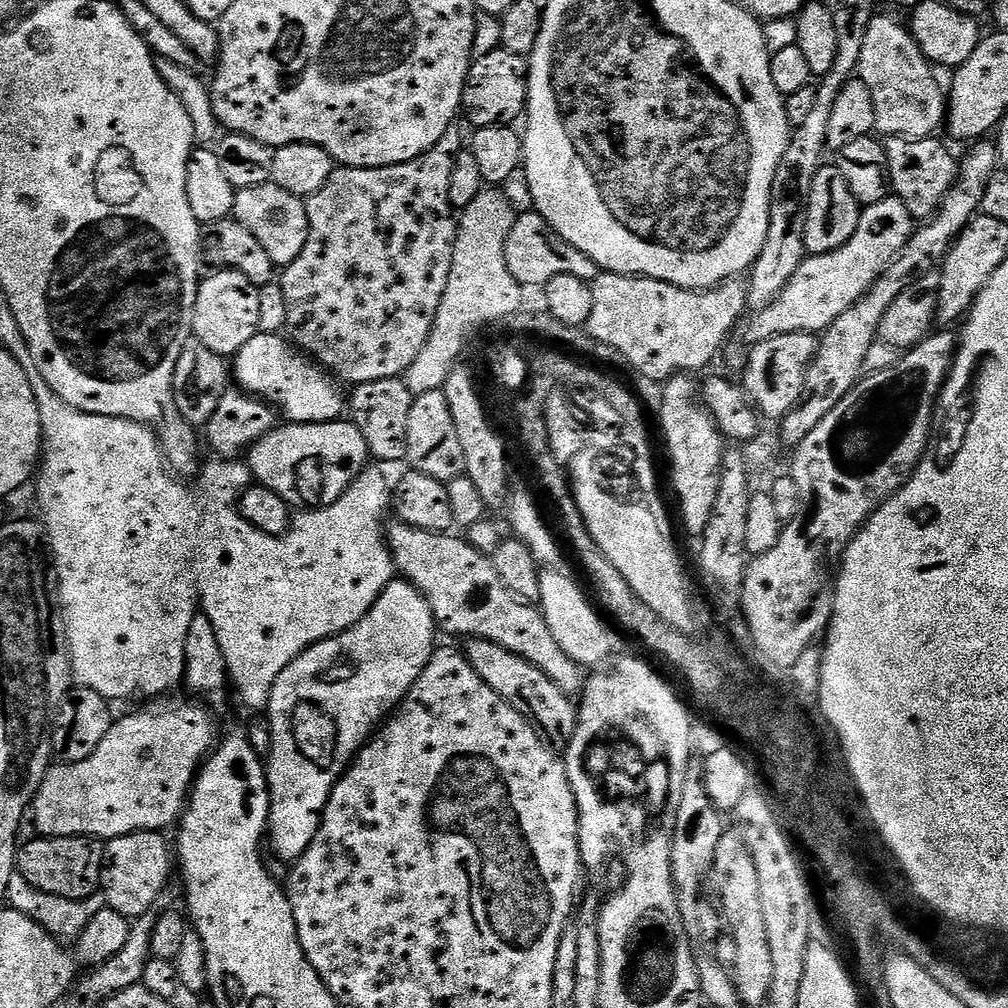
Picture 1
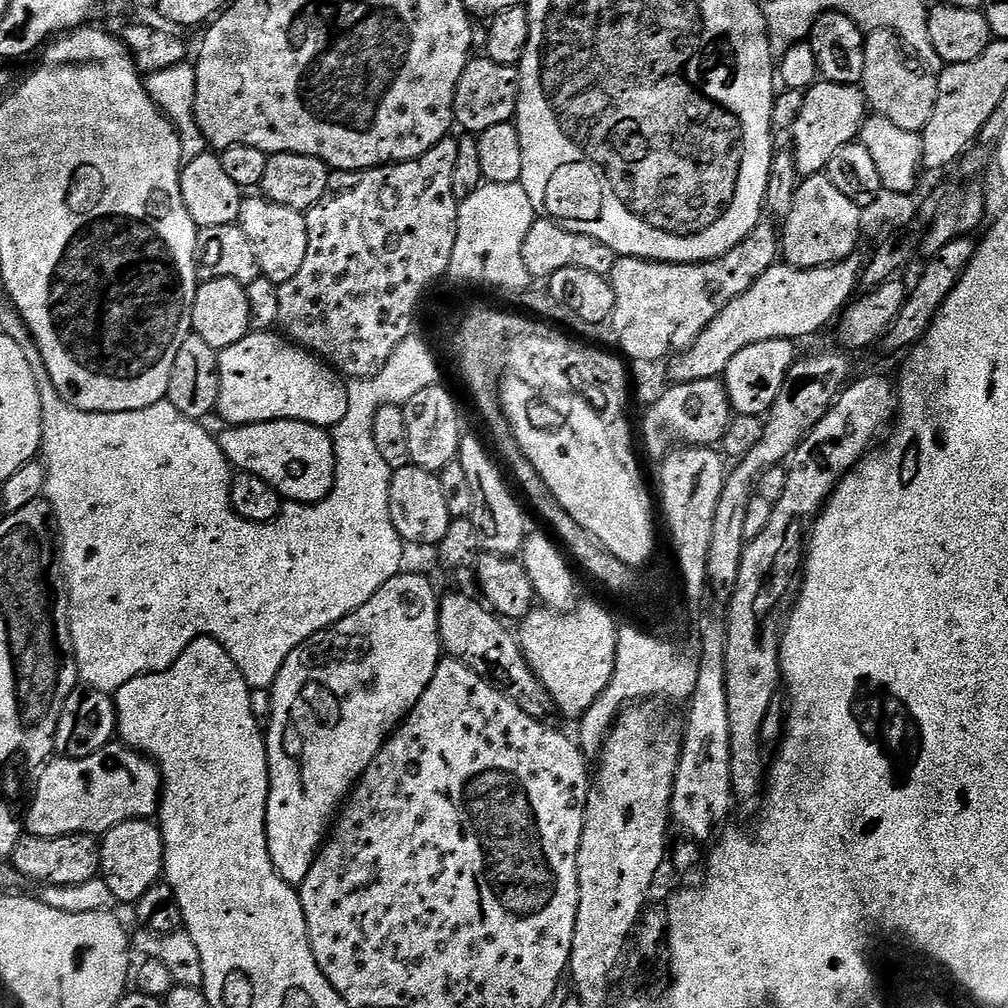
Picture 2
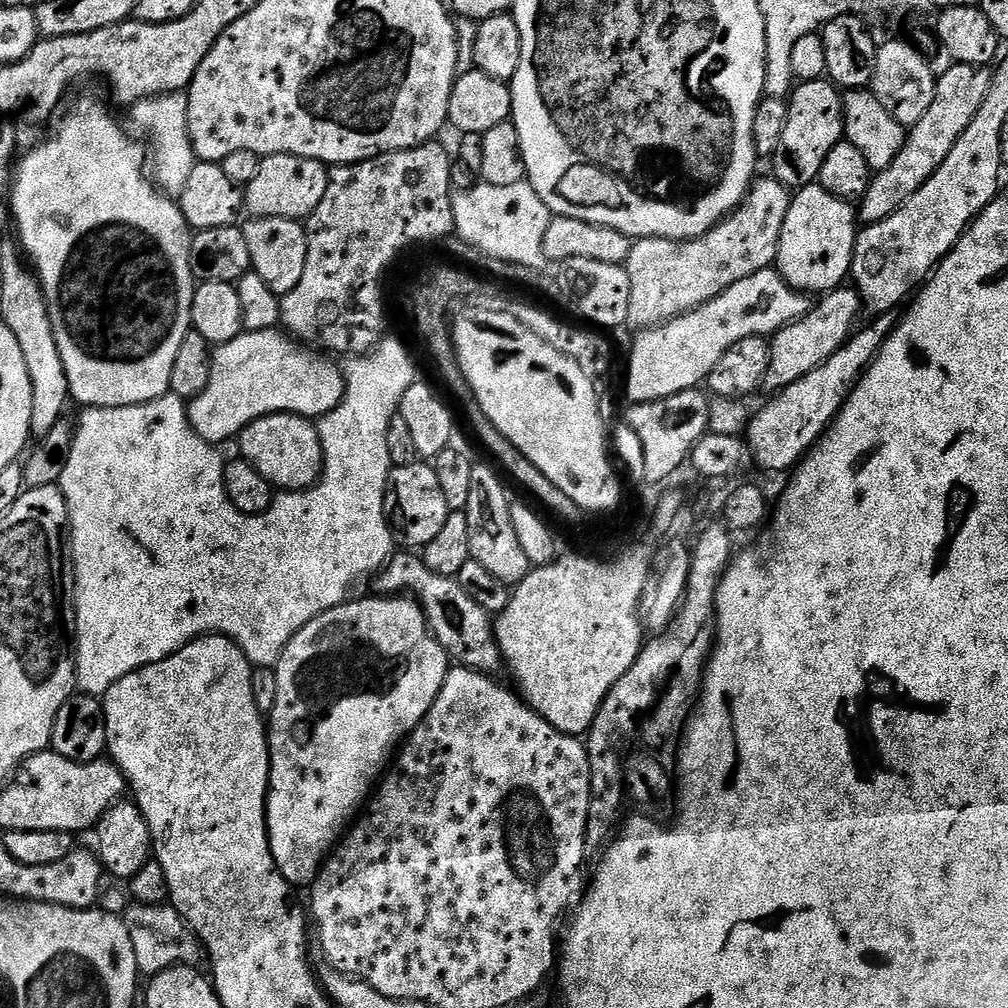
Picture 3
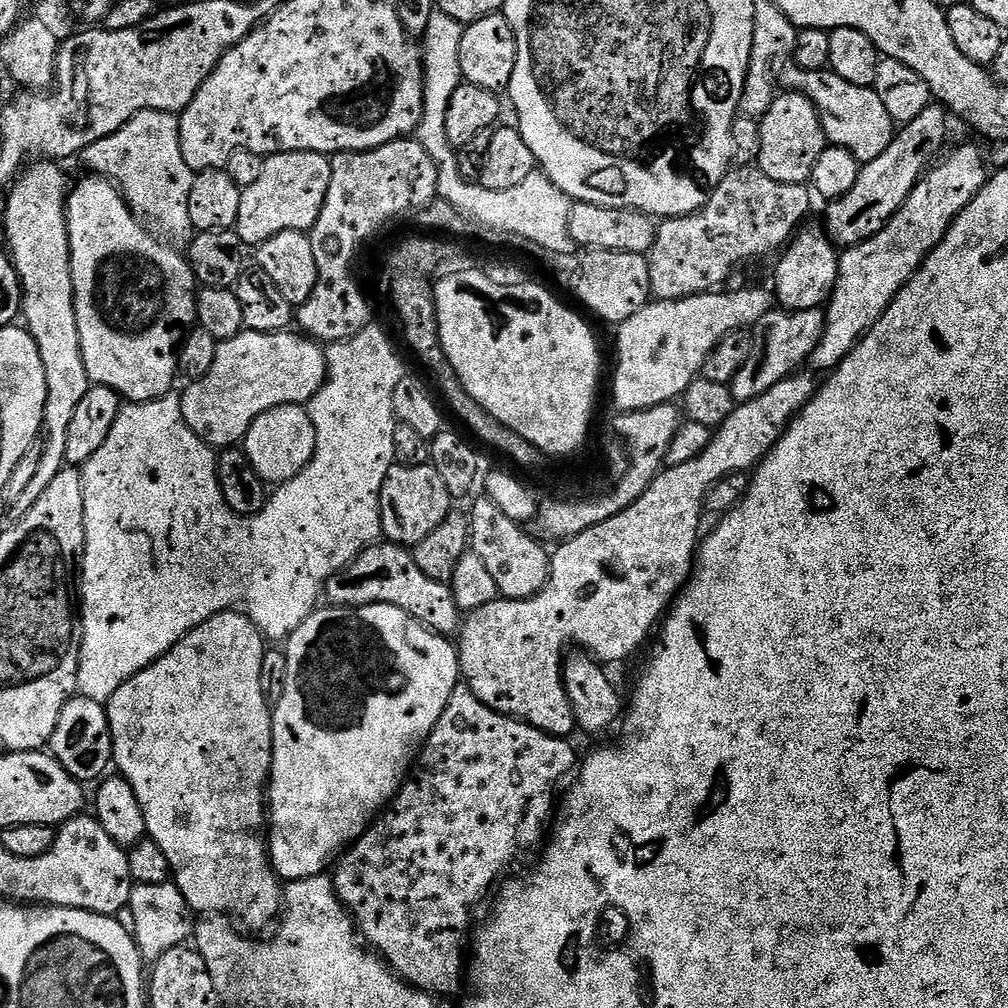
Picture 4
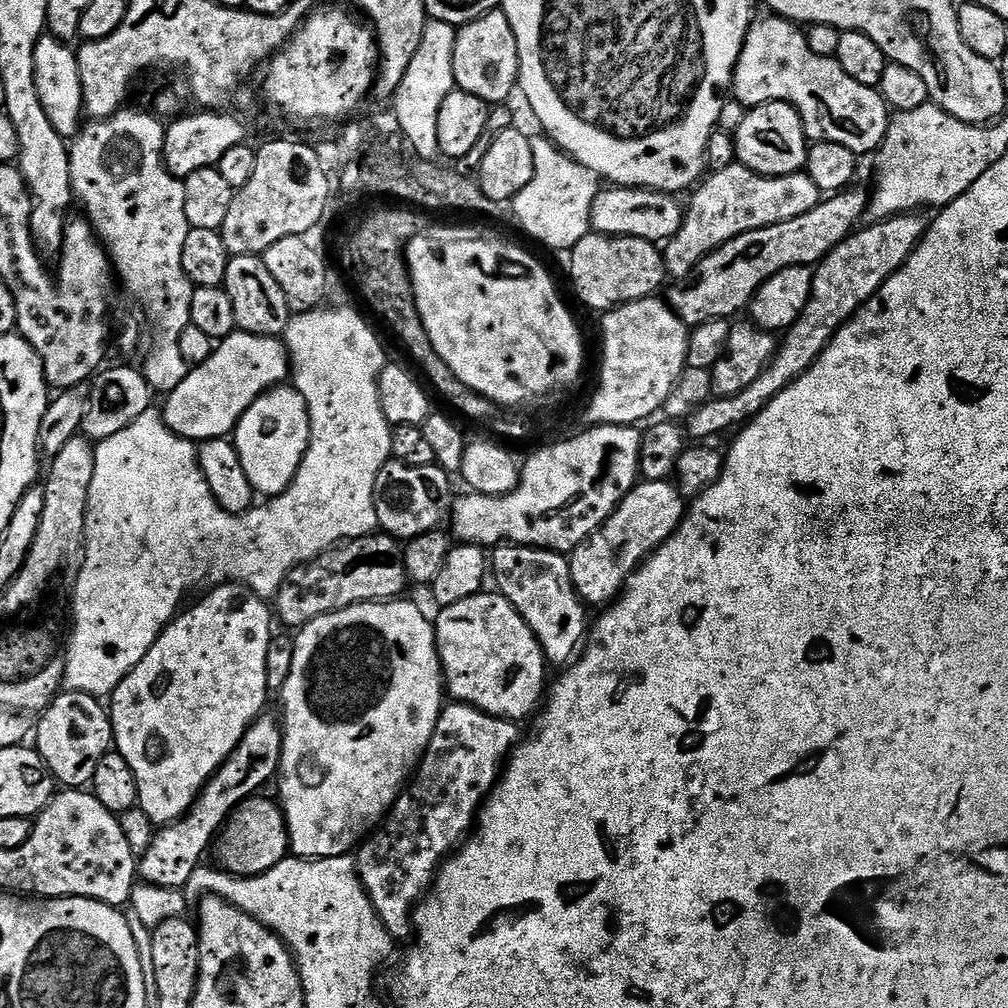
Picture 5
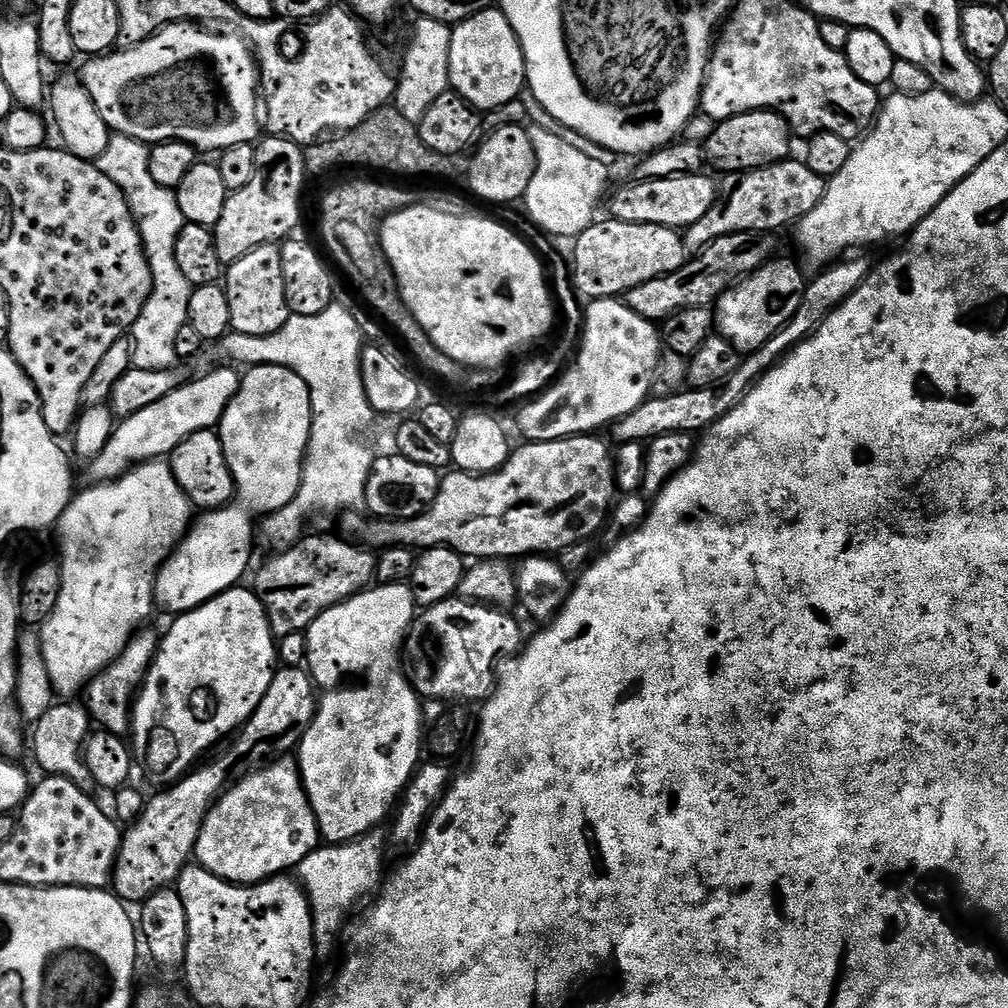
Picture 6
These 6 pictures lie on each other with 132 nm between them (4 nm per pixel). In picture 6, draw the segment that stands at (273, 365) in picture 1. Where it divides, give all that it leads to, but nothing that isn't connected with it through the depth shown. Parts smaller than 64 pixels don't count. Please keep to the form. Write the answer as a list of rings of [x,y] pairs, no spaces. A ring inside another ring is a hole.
[[[220,366],[204,377],[193,378],[183,384],[178,390],[166,394],[154,406],[146,406],[146,410],[138,410],[138,414],[123,417],[112,429],[110,442],[91,461],[93,481],[107,482],[119,480],[137,464],[149,460],[159,460],[171,457],[172,452],[183,440],[190,438],[190,434],[198,434],[207,428],[215,429],[219,425],[226,406],[240,389],[241,373],[235,372],[232,366]]]

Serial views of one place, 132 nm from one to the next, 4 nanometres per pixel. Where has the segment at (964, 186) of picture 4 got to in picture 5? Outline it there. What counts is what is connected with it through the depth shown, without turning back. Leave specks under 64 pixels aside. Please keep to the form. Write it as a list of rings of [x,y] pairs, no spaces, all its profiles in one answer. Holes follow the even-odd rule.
[[[901,214],[873,223],[873,228],[861,227],[845,238],[836,249],[819,264],[815,265],[812,277],[812,294],[806,310],[796,319],[795,324],[783,333],[776,355],[742,390],[733,396],[713,398],[693,412],[686,421],[686,432],[693,441],[704,442],[707,436],[716,436],[736,422],[755,417],[782,390],[786,390],[824,353],[828,344],[836,337],[838,329],[843,328],[870,297],[879,292],[882,285],[910,258],[910,254],[920,244],[926,231],[920,214]]]

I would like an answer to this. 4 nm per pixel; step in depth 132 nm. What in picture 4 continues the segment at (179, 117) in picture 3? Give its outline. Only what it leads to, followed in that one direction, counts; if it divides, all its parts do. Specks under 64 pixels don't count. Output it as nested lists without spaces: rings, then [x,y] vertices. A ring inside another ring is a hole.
[[[147,108],[131,116],[114,134],[86,146],[83,160],[89,173],[103,176],[117,188],[136,219],[153,233],[172,242],[187,241],[193,235],[190,190],[197,173],[186,166],[186,158],[182,158],[179,115]]]

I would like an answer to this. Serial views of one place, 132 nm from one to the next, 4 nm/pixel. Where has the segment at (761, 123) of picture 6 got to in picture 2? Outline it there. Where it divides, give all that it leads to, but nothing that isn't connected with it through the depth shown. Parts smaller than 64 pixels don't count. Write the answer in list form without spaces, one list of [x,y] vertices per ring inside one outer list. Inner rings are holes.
[[[821,79],[807,89],[804,92],[802,111],[798,114],[798,123],[794,126],[790,149],[801,177],[821,175],[837,150],[842,150],[842,146],[853,143],[859,137],[860,127],[869,112],[863,87]]]

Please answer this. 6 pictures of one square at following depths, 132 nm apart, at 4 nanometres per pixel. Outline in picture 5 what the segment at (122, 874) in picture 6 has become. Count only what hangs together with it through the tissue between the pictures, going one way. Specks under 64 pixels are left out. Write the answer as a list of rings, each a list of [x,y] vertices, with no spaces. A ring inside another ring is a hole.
[[[268,714],[248,729],[242,742],[232,752],[232,757],[217,770],[215,776],[204,785],[197,801],[192,805],[188,815],[181,816],[175,824],[164,826],[157,831],[150,850],[139,857],[138,876],[143,883],[162,886],[163,888],[184,889],[190,882],[190,874],[201,867],[204,851],[213,847],[218,833],[228,821],[232,811],[245,800],[255,797],[256,792],[271,776],[275,777],[280,770],[282,742],[284,733],[279,719],[271,720]]]

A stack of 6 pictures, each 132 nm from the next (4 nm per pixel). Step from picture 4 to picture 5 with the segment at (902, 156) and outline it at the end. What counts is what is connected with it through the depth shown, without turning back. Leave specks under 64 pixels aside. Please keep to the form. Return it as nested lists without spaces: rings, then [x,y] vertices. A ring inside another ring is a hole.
[[[849,187],[847,190],[829,195],[827,198],[821,199],[818,206],[814,206],[814,210],[810,210],[806,214],[798,214],[798,218],[790,218],[790,222],[778,222],[769,228],[759,228],[758,230],[750,230],[746,234],[742,234],[738,238],[734,238],[730,242],[726,242],[718,250],[714,250],[696,267],[696,271],[692,273],[687,282],[677,283],[676,288],[672,288],[666,295],[666,302],[672,307],[672,311],[680,317],[681,320],[689,325],[695,326],[704,324],[707,320],[722,320],[732,318],[735,312],[740,312],[749,307],[752,299],[755,298],[760,287],[770,278],[774,278],[774,274],[778,274],[787,268],[799,268],[801,266],[815,266],[821,260],[825,260],[837,246],[853,232],[861,227],[864,212],[869,211],[870,196],[866,191]]]

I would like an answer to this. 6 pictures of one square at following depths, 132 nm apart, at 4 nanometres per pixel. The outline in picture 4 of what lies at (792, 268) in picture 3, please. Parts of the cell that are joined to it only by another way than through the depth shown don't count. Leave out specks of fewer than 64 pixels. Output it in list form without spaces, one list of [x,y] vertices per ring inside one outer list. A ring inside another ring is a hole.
[[[823,231],[803,232],[795,237],[791,245],[792,253],[782,257],[776,268],[774,296],[779,307],[790,312],[820,308],[831,297],[836,279],[840,277],[840,252],[837,245]]]

